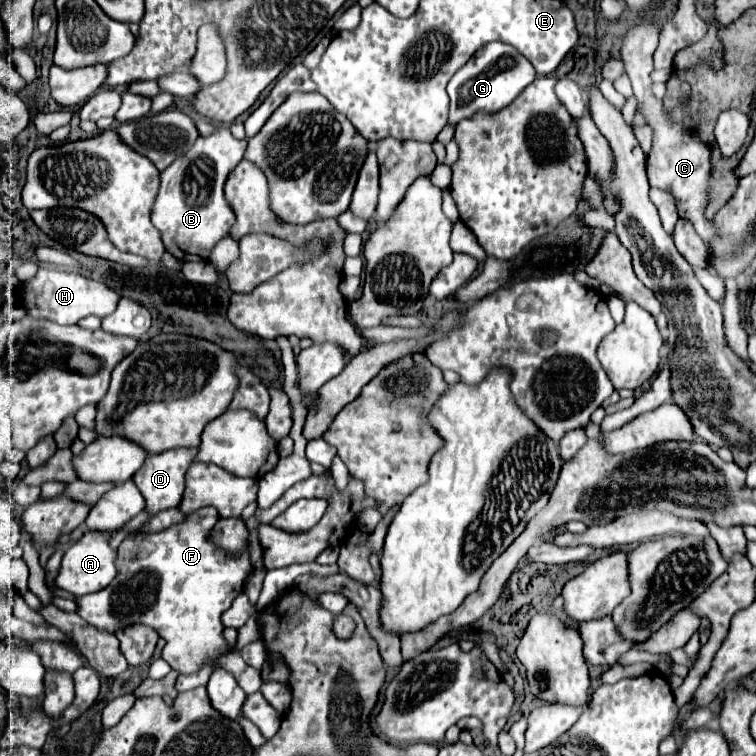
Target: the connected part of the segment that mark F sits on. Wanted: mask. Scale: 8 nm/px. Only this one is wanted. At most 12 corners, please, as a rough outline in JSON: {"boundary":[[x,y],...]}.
{"boundary":[[211,506],[149,516],[109,588],[107,632],[149,624],[193,674],[229,654],[221,614],[253,568],[209,538]]}

